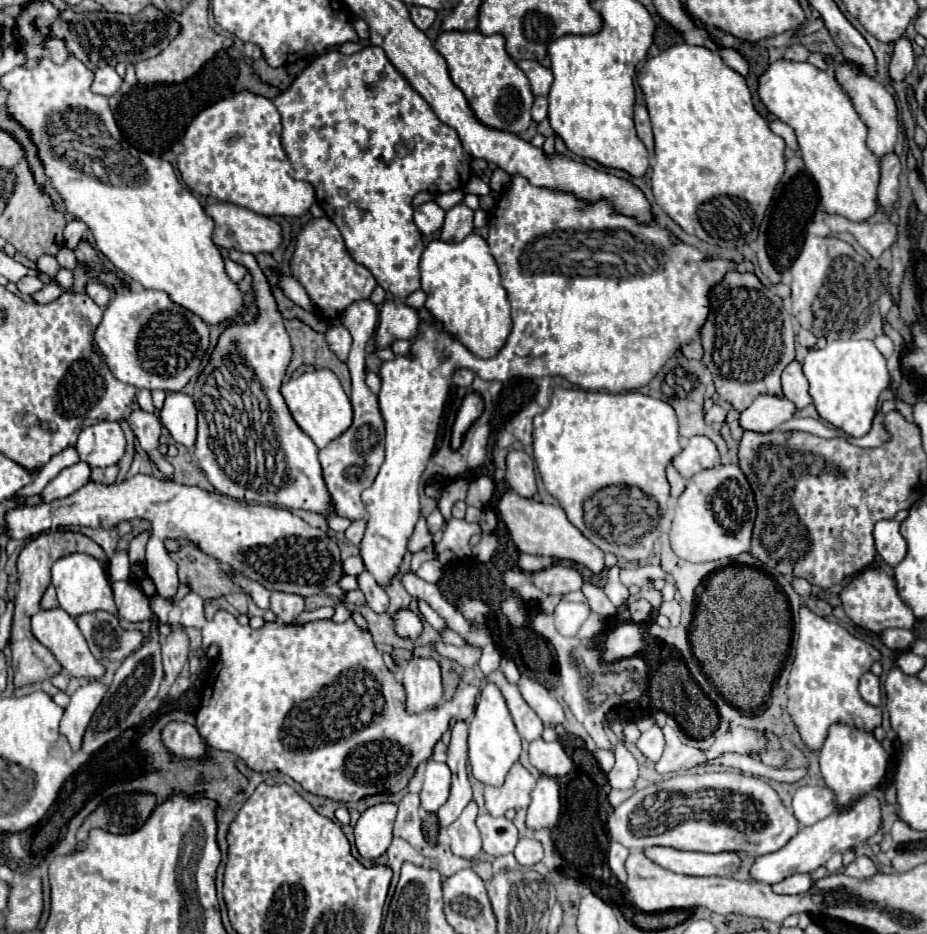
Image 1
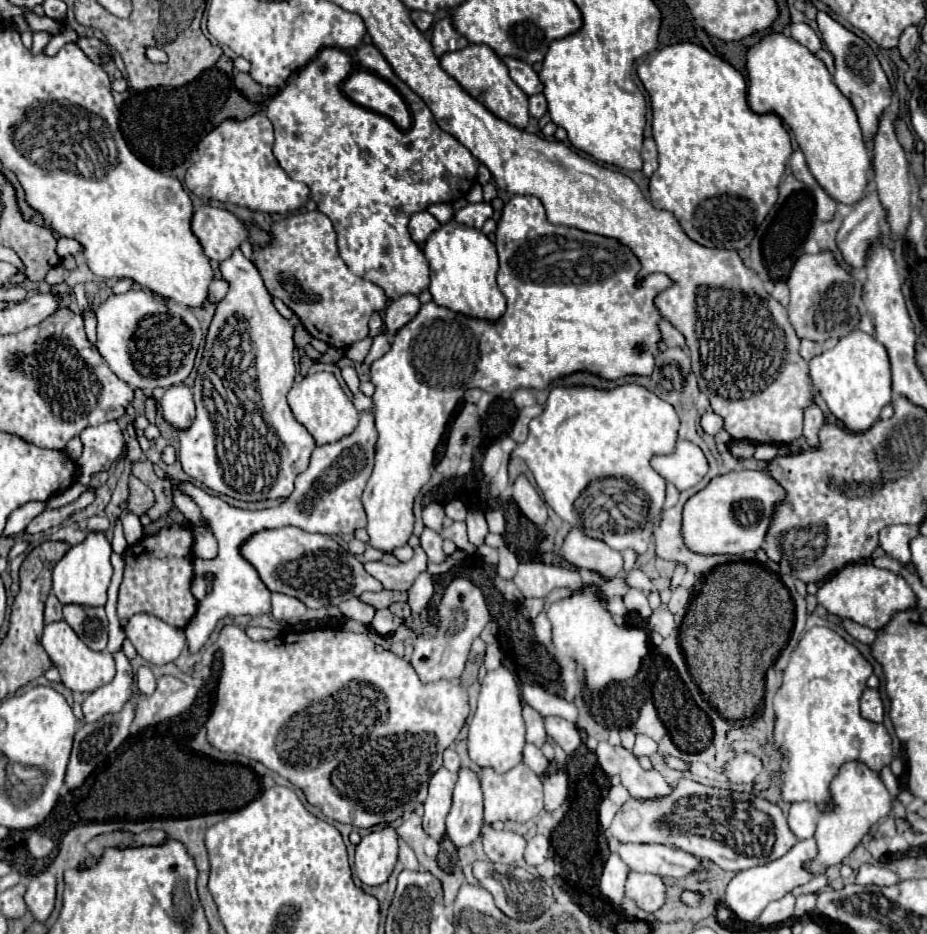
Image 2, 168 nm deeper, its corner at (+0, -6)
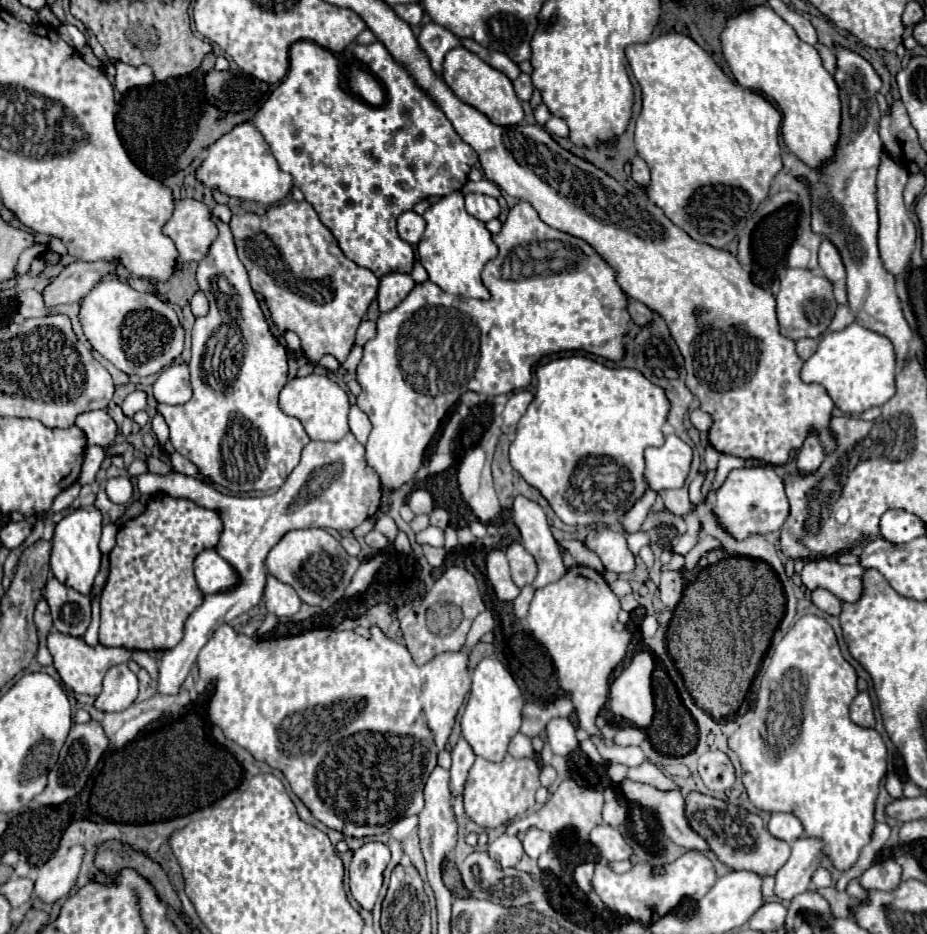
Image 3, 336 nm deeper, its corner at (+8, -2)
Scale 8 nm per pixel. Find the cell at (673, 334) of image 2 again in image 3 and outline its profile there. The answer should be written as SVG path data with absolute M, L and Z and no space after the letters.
M628 297L628 313L630 313L632 321L640 327L644 327L644 325L648 325L648 321L652 321L652 311L644 303L630 299L630 297Z

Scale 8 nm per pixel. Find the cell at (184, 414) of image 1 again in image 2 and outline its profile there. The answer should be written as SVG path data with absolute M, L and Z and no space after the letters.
M186 385L168 387L164 397L160 399L160 411L164 421L172 427L172 431L176 433L186 431L194 419L194 401L190 387Z

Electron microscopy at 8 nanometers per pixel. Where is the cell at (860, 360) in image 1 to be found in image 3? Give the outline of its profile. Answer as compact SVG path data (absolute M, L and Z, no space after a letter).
M852 323L842 331L826 333L818 351L802 367L802 381L824 385L836 407L848 415L860 415L874 405L882 407L896 393L894 375L896 353L890 339L858 323Z

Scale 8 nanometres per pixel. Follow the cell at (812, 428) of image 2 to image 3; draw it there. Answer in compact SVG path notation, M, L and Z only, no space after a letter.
M810 435L808 441L804 441L804 447L800 449L798 459L796 459L798 473L802 473L802 475L814 473L822 465L824 457L826 455L824 455L824 449L820 449L820 441L816 441L816 437Z

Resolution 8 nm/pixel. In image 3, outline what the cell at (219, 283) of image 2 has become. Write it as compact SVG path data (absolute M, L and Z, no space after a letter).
M200 291L192 297L190 305L192 305L192 313L194 313L194 317L204 317L204 315L208 313L208 299L206 299L204 293L200 293Z

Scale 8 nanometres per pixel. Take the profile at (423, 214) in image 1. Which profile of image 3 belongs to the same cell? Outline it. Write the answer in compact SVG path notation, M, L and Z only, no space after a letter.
M406 211L398 217L398 235L410 243L410 245L418 245L420 237L424 233L424 219L422 215L414 213L414 211Z

